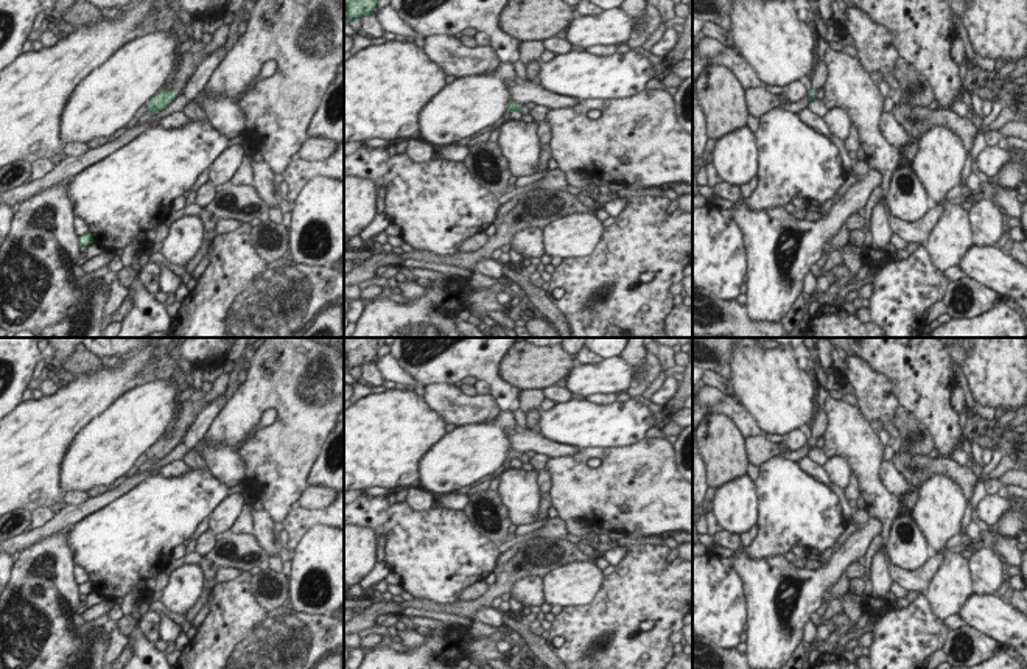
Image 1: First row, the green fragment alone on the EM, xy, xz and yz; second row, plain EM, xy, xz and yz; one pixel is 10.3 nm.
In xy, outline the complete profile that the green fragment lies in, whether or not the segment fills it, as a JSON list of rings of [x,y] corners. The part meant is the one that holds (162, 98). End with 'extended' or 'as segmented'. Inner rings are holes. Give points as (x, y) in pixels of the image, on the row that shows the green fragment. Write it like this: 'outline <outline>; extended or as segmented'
outline [[[221,25],[215,33],[209,44],[204,45],[201,51],[187,51],[179,56],[179,67],[171,81],[171,90],[159,90],[154,96],[149,98],[146,110],[152,115],[163,110],[181,92],[184,84],[191,78],[196,72],[198,65],[216,48],[226,45],[229,36],[230,25]]]; extended

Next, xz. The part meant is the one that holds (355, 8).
outline [[[344,0],[347,6],[347,22],[359,19],[364,14],[372,14],[377,3],[378,0]]]; as segmented

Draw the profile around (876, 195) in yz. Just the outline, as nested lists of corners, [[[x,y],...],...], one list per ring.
[[[876,185],[867,201],[865,208],[865,222],[864,226],[859,229],[862,232],[868,230],[868,227],[871,226],[871,216],[873,216],[873,208],[876,207],[876,204],[884,198],[884,190],[881,188],[881,185]]]

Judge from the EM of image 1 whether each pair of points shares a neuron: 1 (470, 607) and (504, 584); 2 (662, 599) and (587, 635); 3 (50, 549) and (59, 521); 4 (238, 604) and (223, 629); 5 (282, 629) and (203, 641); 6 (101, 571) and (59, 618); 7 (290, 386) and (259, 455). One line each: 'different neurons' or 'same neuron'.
1: same neuron
2: same neuron
3: different neurons
4: same neuron
5: same neuron
6: different neurons
7: same neuron

